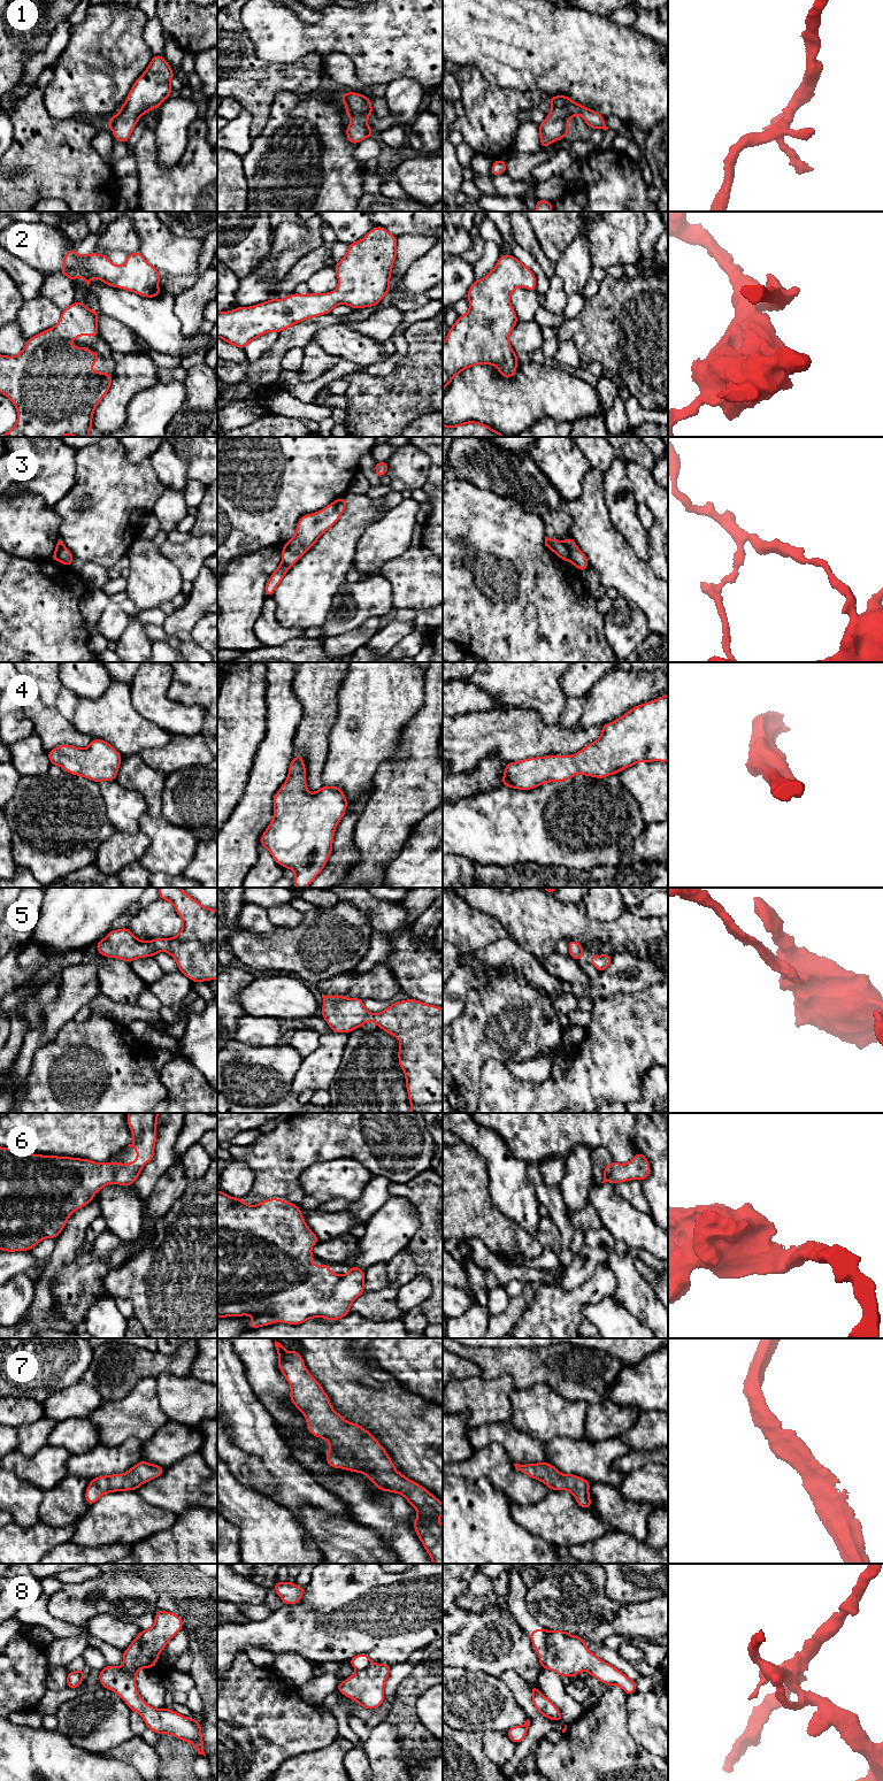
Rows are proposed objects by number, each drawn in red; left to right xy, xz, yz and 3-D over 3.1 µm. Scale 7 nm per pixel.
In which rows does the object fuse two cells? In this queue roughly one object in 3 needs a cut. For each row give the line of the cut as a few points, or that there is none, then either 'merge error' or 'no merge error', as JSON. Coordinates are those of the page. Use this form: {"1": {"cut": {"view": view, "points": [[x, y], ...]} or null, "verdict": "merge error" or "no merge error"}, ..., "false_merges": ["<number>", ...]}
{"1": {"cut": null, "verdict": "no merge error"}, "2": {"cut": null, "verdict": "no merge error"}, "3": {"cut": {"view": "yz", "points": [[562, 542], [569, 550], [570, 560]]}, "verdict": "merge error"}, "4": {"cut": null, "verdict": "no merge error"}, "5": {"cut": null, "verdict": "no merge error"}, "6": {"cut": null, "verdict": "no merge error"}, "7": {"cut": null, "verdict": "no merge error"}, "8": {"cut": {"view": "xy", "points": [[141, 1632], [139, 1637], [139, 1656], [136, 1660], [137, 1668]]}, "verdict": "merge error"}, "false_merges": ["3", "8"]}

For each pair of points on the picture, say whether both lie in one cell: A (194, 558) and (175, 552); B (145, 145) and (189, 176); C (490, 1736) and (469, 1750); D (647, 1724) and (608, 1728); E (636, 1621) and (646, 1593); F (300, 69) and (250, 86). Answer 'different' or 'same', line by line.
A: same
B: same
C: different
D: different
E: different
F: same

